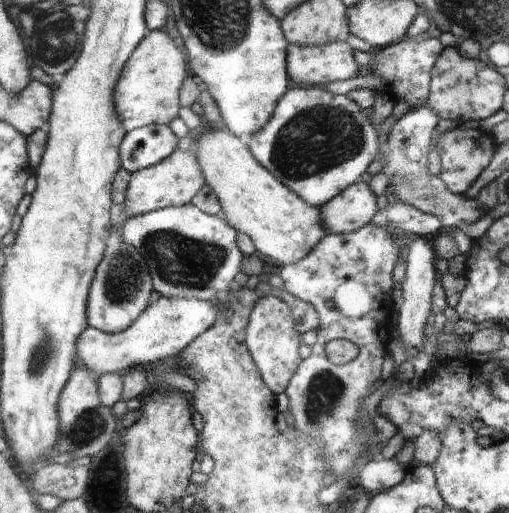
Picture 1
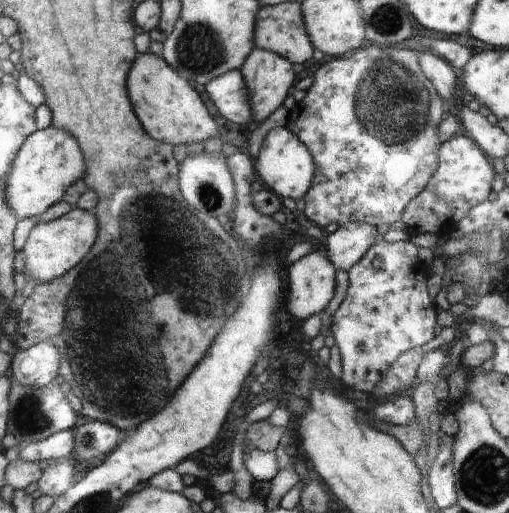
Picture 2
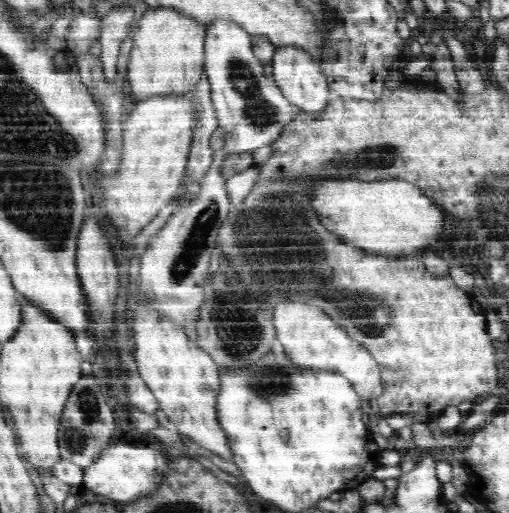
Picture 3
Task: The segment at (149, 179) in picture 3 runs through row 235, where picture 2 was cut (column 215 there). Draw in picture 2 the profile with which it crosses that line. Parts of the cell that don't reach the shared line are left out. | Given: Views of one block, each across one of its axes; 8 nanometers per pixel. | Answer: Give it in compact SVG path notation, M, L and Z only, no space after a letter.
M150 51L134 60L134 72L130 72L130 100L134 100L134 108L138 108L138 116L142 116L140 121L146 124L145 131L154 136L154 140L177 147L203 142L219 134L214 118L208 114L206 104L200 100L196 90L165 57Z

